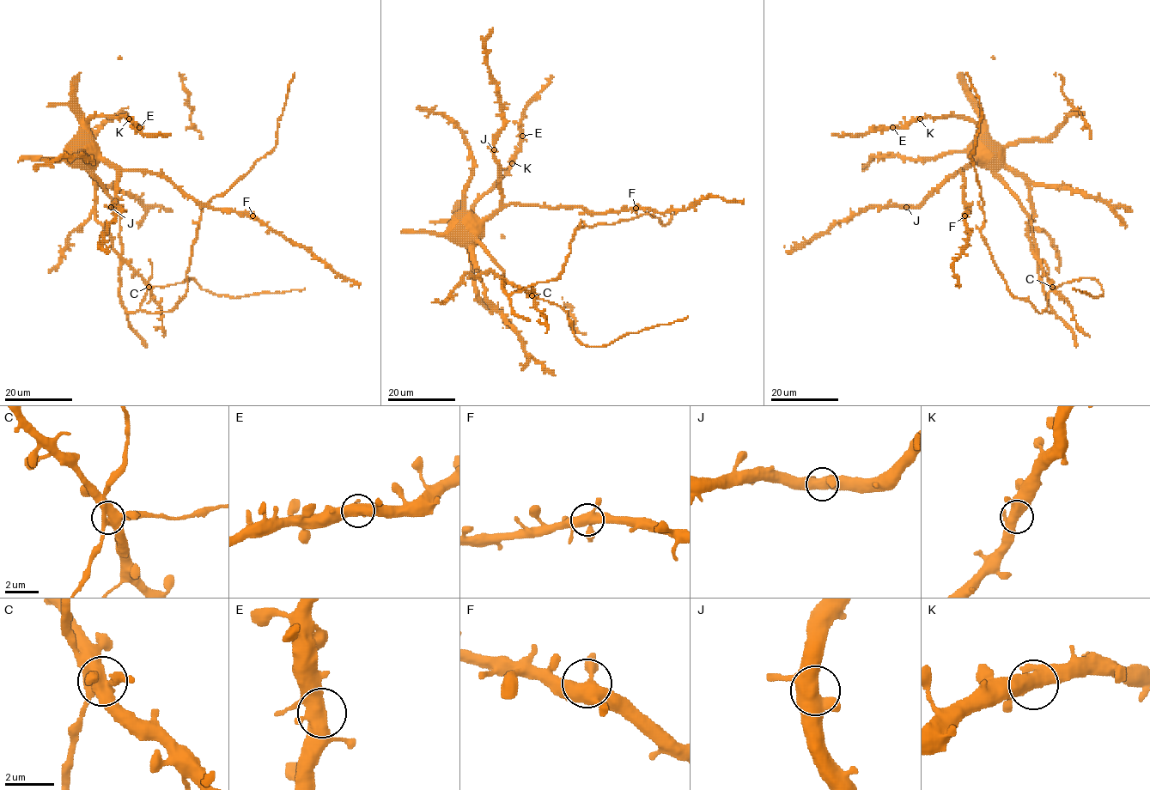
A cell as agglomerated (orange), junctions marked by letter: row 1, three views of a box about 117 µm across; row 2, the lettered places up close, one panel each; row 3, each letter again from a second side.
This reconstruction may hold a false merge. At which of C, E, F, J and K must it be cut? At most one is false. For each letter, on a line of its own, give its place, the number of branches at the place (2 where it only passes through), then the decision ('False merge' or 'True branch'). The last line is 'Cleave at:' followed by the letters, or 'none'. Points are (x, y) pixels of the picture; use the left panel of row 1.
C: Place: (149, 287). Branches: 5. True branch
E: Place: (139, 127). Branches: 4. True branch
F: Place: (252, 215). Branches: 5. True branch
J: Place: (111, 207). Branches: 4. True branch
K: Place: (129, 118). Branches: 4. True branch
Cleave at: none

